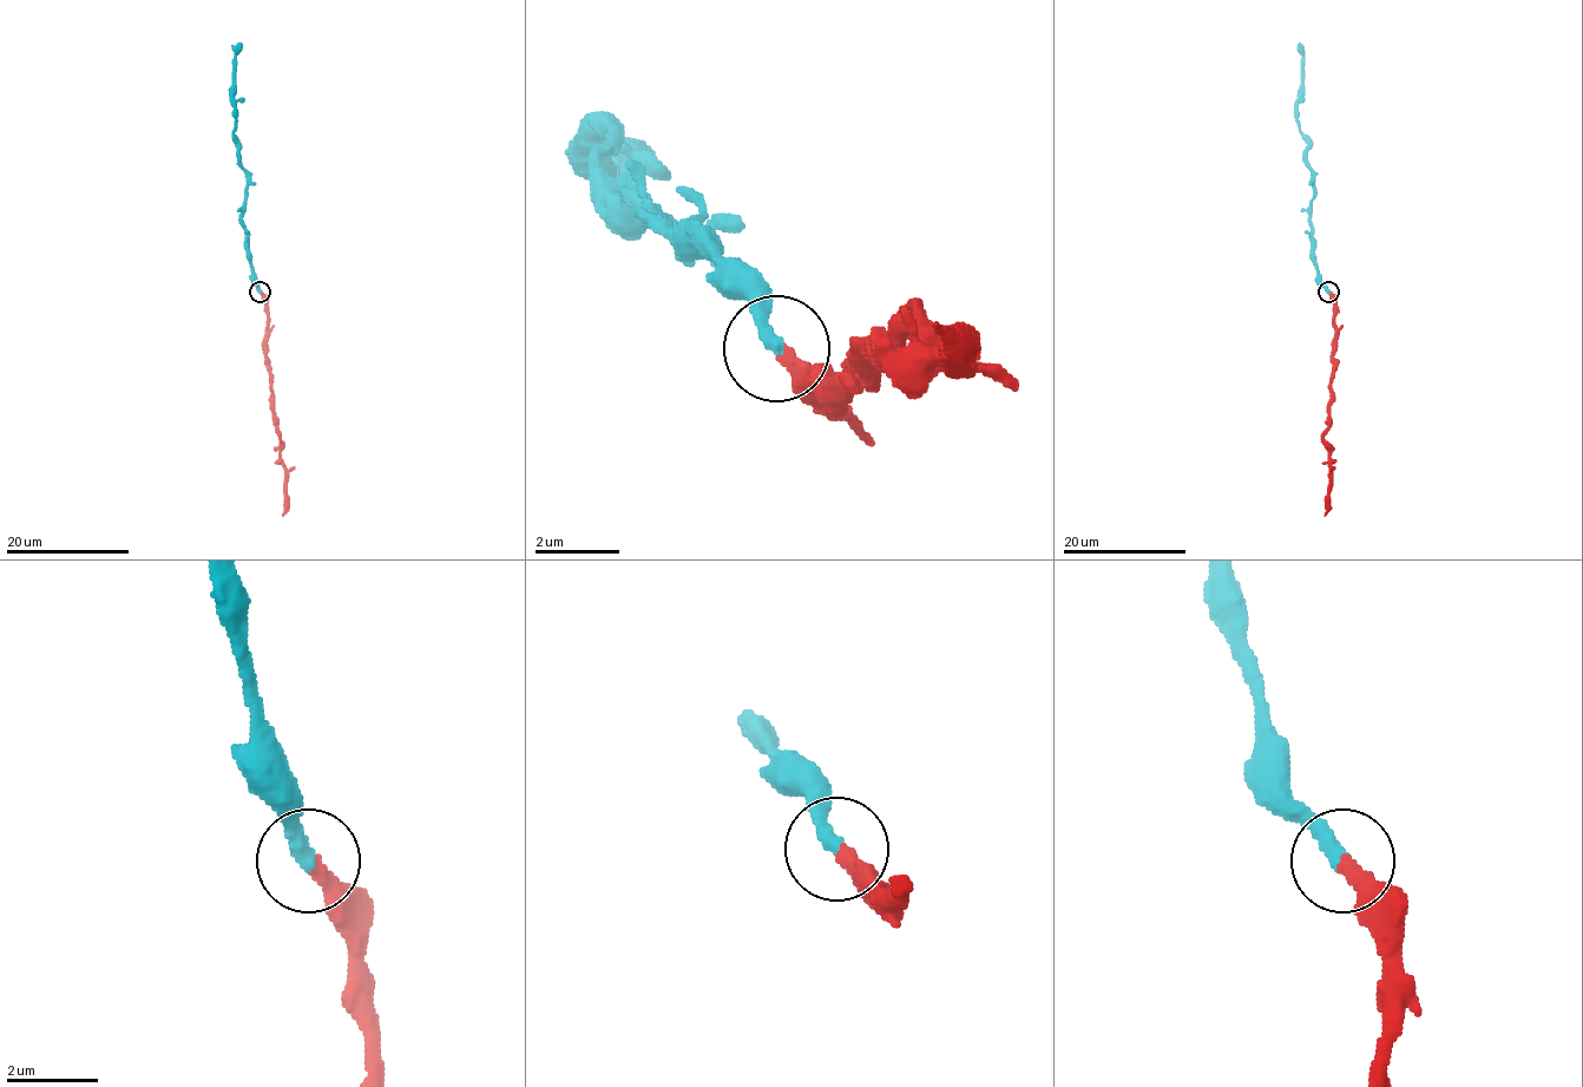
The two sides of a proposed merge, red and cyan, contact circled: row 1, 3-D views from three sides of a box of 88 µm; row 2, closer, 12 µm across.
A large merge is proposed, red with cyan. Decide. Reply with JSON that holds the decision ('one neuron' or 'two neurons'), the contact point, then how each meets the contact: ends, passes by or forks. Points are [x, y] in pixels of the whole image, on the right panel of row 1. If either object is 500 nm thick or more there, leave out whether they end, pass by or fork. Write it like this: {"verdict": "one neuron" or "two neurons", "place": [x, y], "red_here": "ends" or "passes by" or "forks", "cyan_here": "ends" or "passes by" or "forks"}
{"verdict": "one neuron", "place": [1328, 292], "red_here": "ends", "cyan_here": "ends"}

